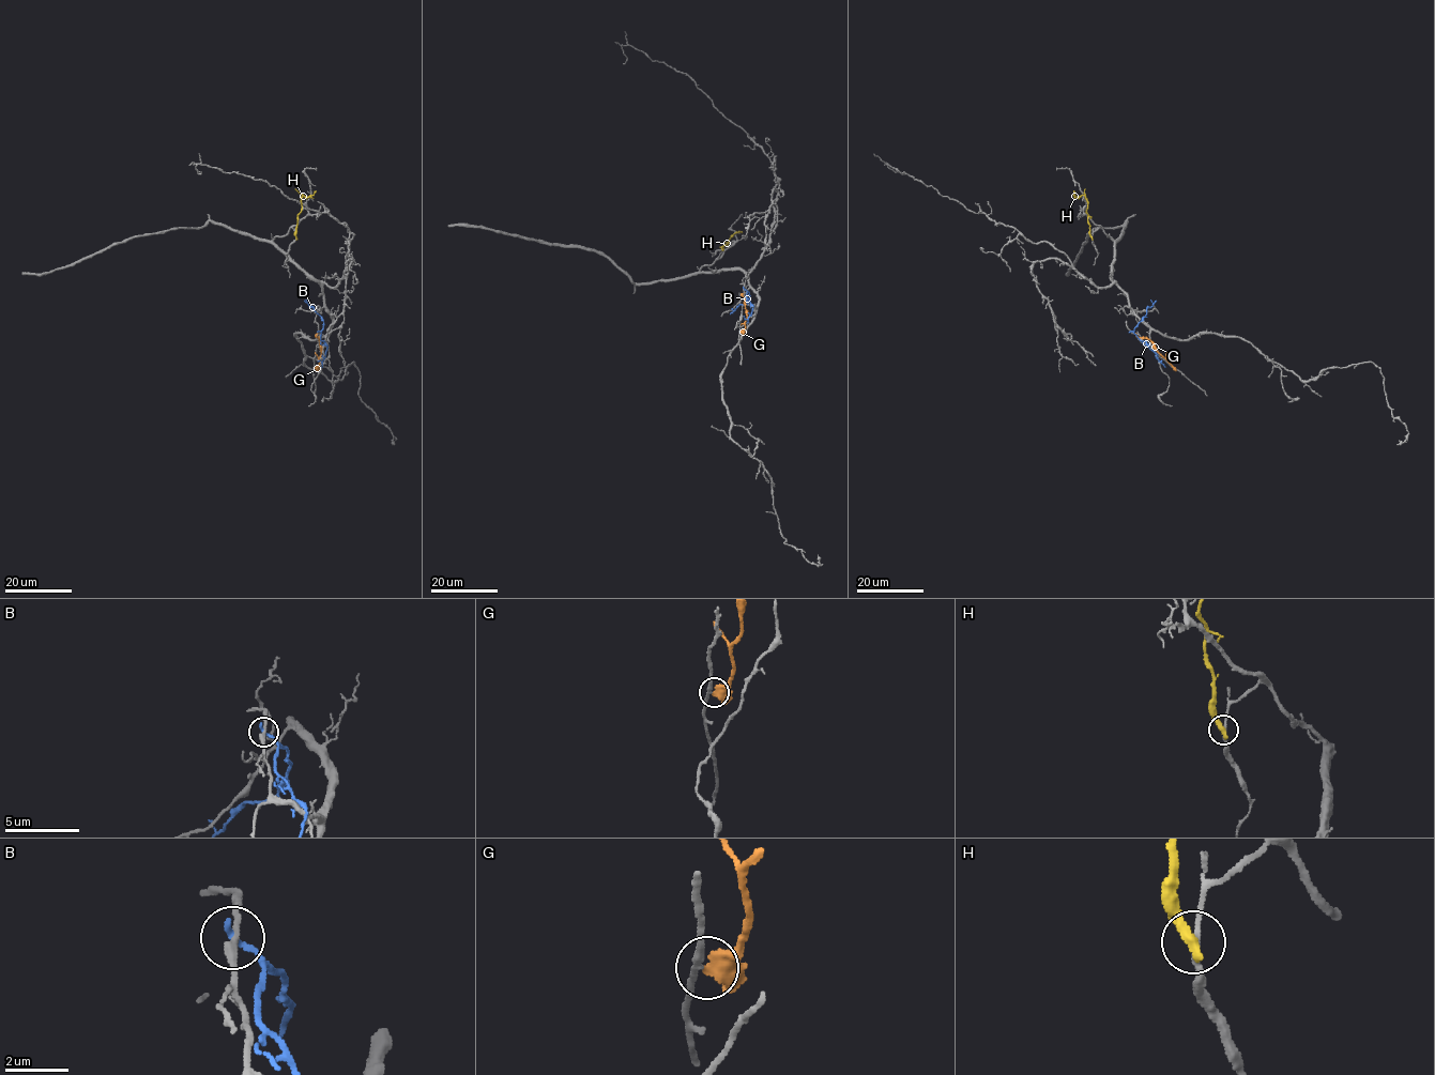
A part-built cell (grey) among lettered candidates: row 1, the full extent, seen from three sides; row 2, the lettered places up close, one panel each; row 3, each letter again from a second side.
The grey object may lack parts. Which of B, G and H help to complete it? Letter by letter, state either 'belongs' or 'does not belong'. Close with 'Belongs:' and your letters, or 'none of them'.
B: does not belong
G: does not belong
H: does not belong
Belongs: none of them

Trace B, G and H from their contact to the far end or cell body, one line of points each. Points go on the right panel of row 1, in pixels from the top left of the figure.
B: (1130, 332), (1145, 342), (1161, 361), (1158, 362)
G: (1174, 368), (1148, 339), (1135, 333)
H: (1092, 237), (1087, 199), (1082, 195), (1075, 197), (1074, 190)

